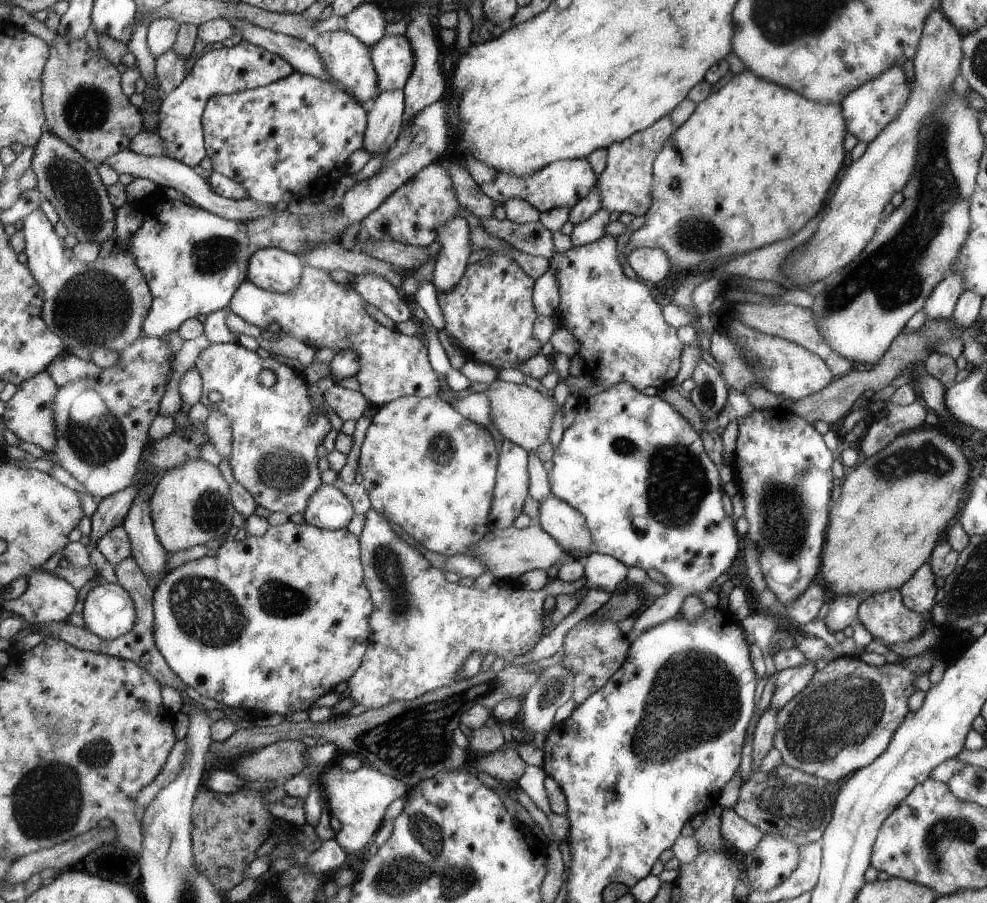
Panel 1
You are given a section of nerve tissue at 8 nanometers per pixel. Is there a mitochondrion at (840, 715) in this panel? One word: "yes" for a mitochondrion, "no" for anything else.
yes

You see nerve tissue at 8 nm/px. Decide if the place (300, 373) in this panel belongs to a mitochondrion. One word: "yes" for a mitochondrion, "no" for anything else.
no

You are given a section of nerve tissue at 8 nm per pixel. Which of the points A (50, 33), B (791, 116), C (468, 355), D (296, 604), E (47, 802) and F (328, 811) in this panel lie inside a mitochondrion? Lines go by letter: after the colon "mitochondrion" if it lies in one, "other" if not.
A: other
B: other
C: other
D: mitochondrion
E: mitochondrion
F: other

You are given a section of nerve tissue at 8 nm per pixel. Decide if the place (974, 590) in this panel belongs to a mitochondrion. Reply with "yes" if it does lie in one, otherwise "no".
yes

